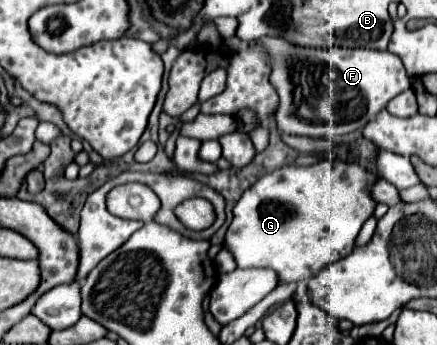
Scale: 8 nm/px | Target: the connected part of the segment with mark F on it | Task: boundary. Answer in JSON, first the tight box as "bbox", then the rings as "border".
{"bbox":[256,37,410,137],"border":[[[262,37],[256,41],[270,61],[270,83],[278,91],[280,103],[276,109],[276,125],[280,133],[306,135],[306,137],[338,137],[364,127],[366,121],[374,119],[380,109],[392,99],[410,87],[410,79],[404,71],[398,55],[390,51],[374,49],[346,49],[346,47],[298,47],[282,37]]]}

